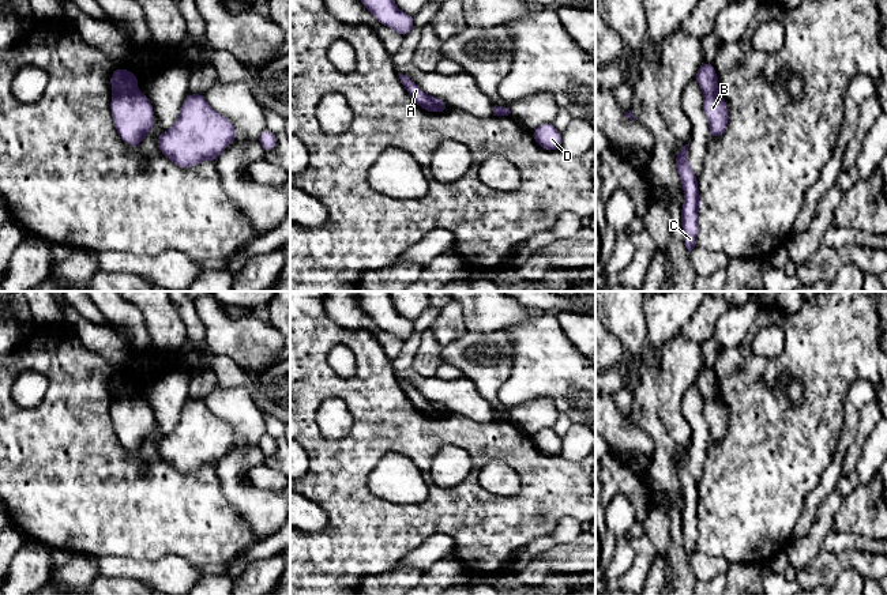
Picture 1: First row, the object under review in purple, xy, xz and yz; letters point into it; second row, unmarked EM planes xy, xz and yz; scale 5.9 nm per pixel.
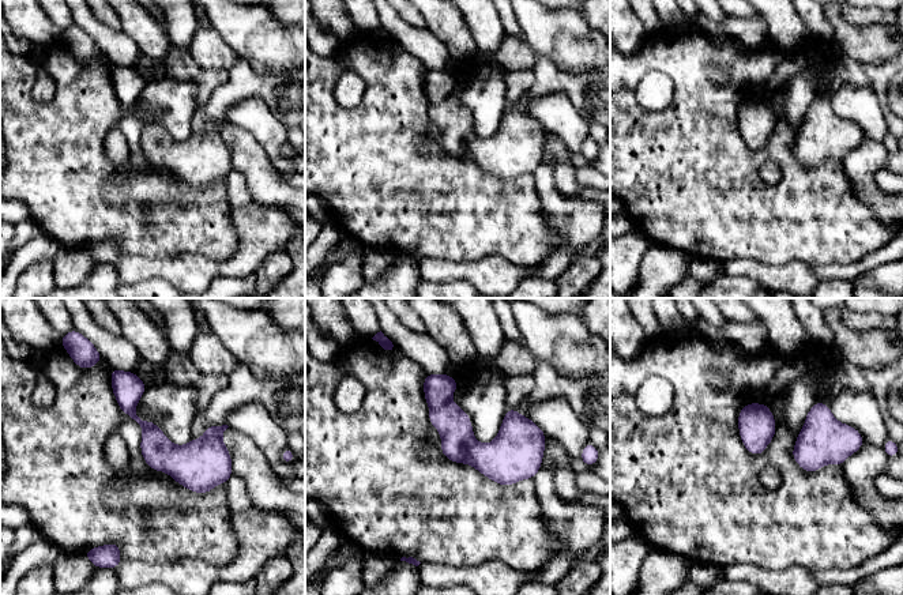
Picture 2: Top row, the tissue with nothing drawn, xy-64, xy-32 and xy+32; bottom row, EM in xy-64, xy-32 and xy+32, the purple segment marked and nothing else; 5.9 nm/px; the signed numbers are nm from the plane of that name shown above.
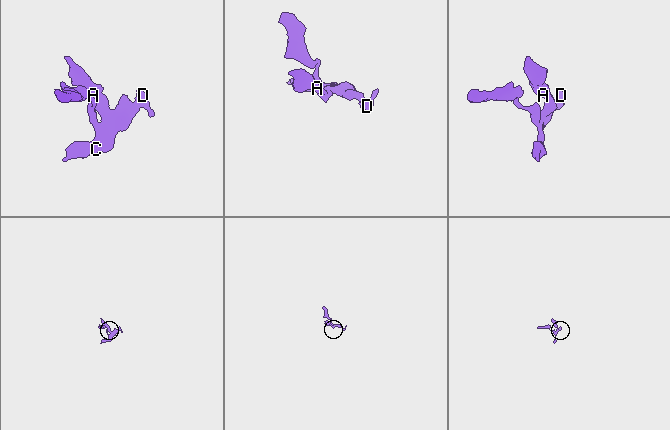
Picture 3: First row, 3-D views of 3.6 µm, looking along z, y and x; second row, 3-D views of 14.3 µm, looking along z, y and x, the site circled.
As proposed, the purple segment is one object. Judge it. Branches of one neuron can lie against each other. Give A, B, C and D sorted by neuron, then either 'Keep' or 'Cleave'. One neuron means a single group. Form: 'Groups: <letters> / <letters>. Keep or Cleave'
Groups: A B C D. Keep

